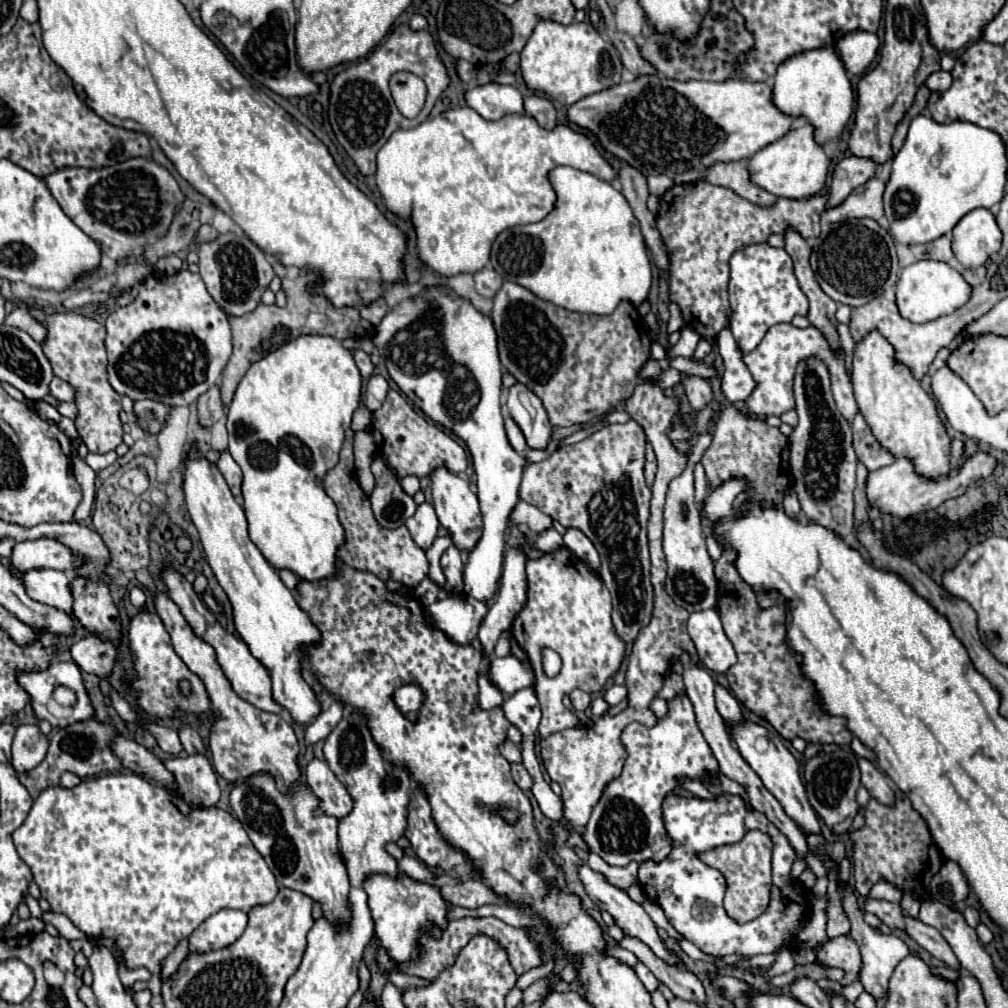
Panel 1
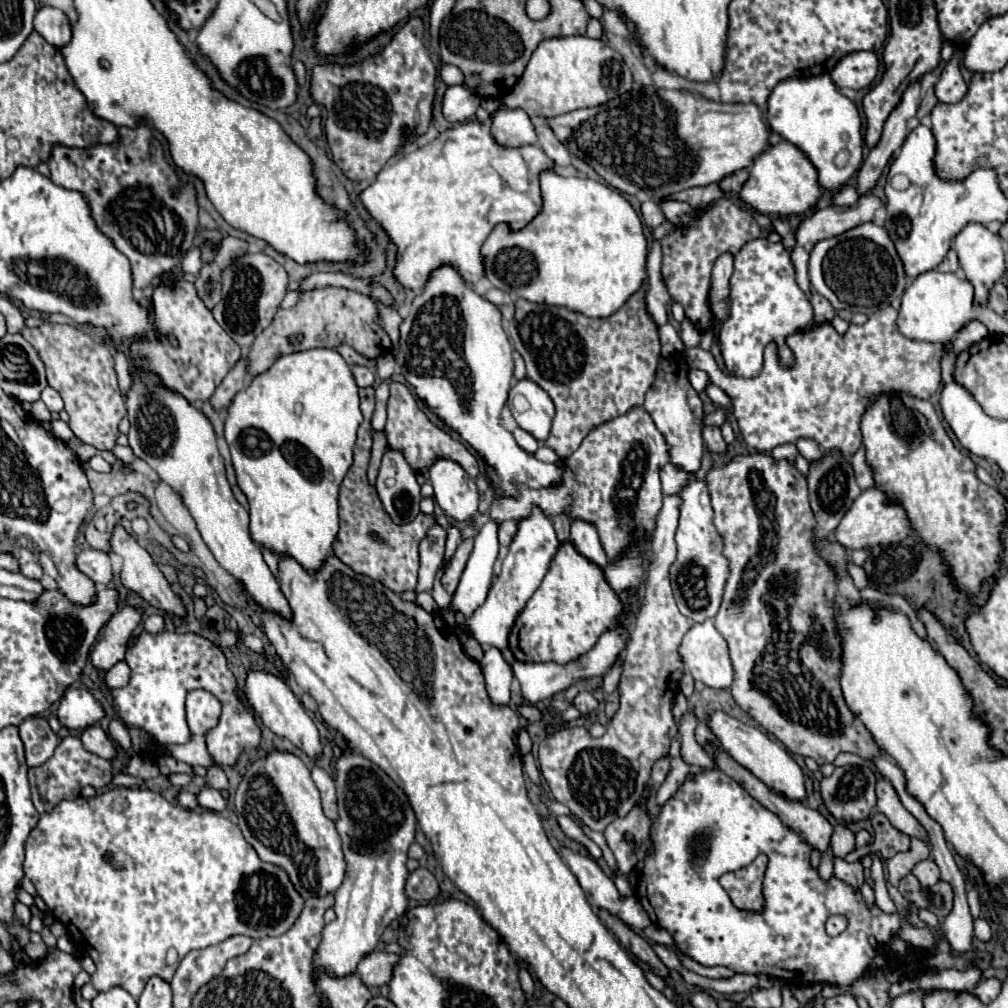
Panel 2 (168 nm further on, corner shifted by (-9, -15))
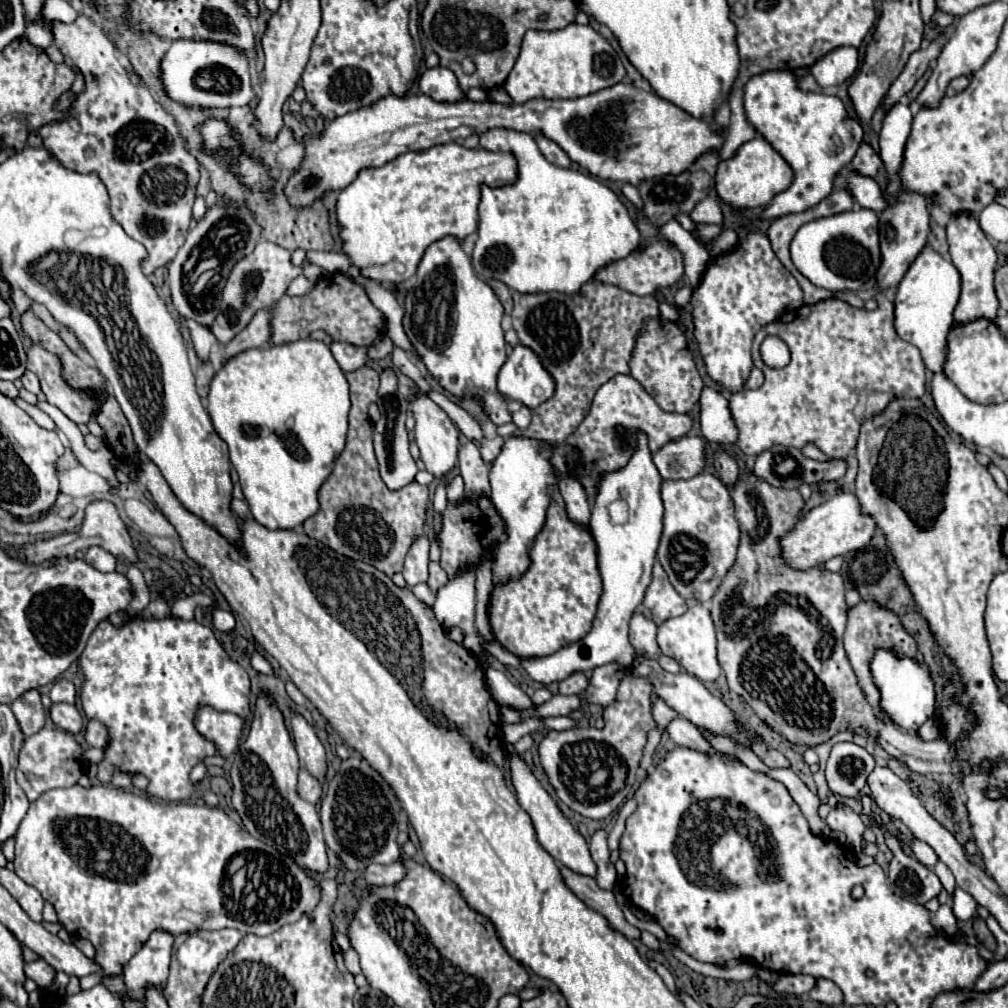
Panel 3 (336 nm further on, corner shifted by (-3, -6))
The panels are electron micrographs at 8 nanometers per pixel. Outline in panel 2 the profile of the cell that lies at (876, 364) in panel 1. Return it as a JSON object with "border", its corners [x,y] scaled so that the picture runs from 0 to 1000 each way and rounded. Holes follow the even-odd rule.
{"border":[[[877,389],[859,403],[853,425],[857,433],[859,454],[869,466],[869,482],[875,484],[885,496],[895,500],[905,518],[905,524],[919,540],[935,546],[937,556],[944,562],[944,571],[950,583],[962,591],[964,599],[974,599],[980,591],[980,575],[992,562],[992,526],[998,516],[994,490],[968,474],[966,458],[956,452],[938,433],[937,423],[921,397],[913,397],[897,389]]]}

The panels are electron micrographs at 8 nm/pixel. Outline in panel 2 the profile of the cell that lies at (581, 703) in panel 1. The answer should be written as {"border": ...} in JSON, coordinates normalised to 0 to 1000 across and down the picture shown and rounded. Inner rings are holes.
{"border":[[[577,685],[577,687],[569,692],[569,700],[571,700],[577,708],[583,708],[583,706],[589,706],[589,704],[593,702],[593,694],[591,694],[585,687]]]}

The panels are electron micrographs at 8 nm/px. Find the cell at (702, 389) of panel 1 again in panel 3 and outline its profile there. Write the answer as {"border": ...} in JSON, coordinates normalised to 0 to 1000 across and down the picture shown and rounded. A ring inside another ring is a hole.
{"border":[[[714,445],[708,451],[708,463],[710,463],[716,479],[720,479],[720,483],[726,483],[732,477],[734,469],[732,469],[730,457],[724,451],[720,451],[718,447],[714,447]]]}

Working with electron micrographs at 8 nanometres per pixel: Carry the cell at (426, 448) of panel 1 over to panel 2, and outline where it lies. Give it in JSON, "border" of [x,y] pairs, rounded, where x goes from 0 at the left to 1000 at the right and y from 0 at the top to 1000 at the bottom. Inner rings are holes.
{"border":[[[387,379],[387,397],[385,397],[385,419],[381,425],[383,437],[387,444],[393,444],[395,448],[401,448],[401,454],[405,456],[407,464],[415,470],[423,470],[425,464],[437,456],[437,452],[444,452],[446,456],[452,456],[460,468],[464,468],[466,474],[474,472],[474,458],[472,454],[462,446],[460,440],[456,440],[454,437],[450,437],[448,433],[444,433],[440,427],[433,425],[423,411],[415,405],[413,395],[407,391],[407,387],[401,381],[395,379]]]}

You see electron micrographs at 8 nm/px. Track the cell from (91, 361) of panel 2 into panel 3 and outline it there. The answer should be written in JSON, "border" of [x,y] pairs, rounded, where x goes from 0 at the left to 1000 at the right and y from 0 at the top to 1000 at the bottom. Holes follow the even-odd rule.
{"border":[[[34,340],[28,348],[28,368],[34,368],[40,376],[46,398],[58,404],[69,418],[87,420],[97,408],[97,396],[85,388],[73,388],[60,370],[60,356],[48,350],[42,342]]]}

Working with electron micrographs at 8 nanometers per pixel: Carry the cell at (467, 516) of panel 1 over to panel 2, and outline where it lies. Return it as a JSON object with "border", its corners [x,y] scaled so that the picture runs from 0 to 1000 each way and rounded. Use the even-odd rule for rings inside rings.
{"border":[[[435,456],[427,464],[427,478],[437,504],[452,518],[468,520],[474,512],[472,478],[448,456]]]}

